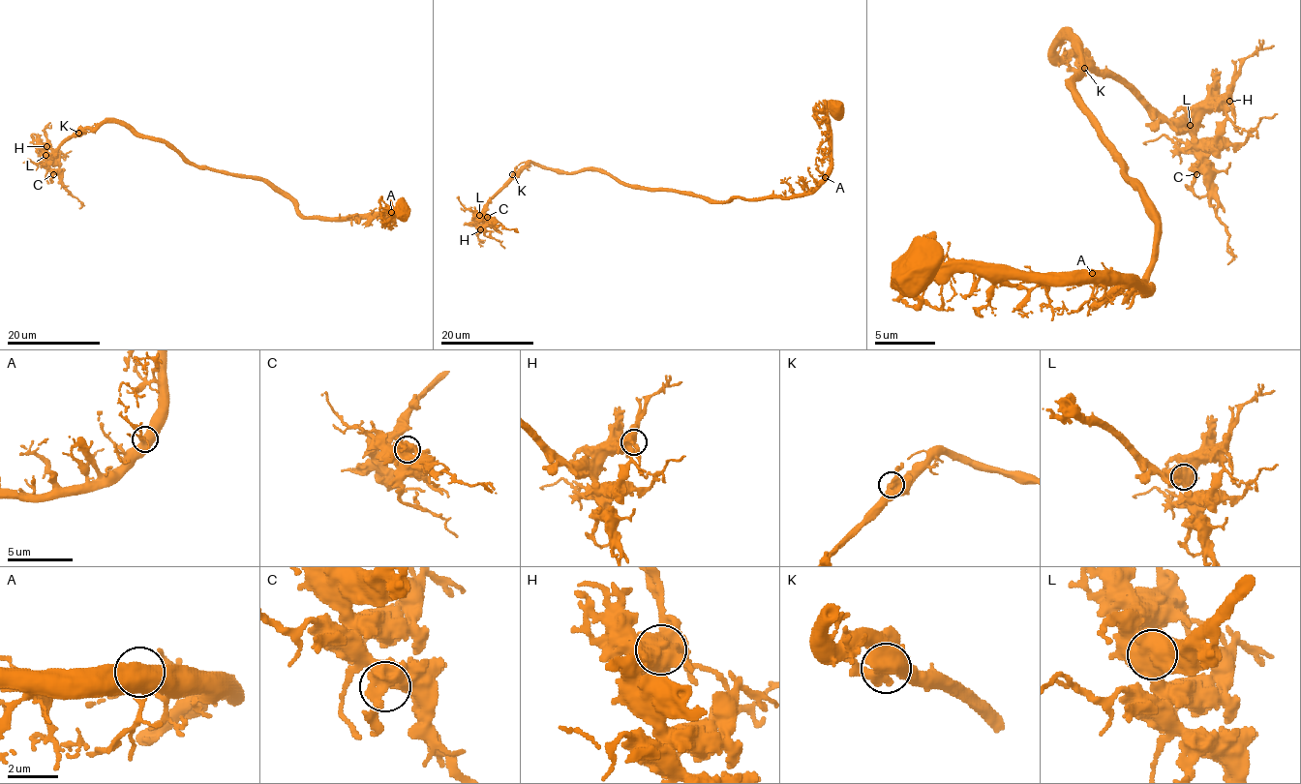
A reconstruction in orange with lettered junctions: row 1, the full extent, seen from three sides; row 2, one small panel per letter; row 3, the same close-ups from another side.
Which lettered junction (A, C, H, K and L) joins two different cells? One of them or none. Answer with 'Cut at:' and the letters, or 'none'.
Cut at: A

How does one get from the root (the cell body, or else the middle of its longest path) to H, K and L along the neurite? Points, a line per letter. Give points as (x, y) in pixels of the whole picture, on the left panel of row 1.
H: (401, 210), (306, 218), (262, 181), (199, 169), (164, 142), (116, 123), (86, 126), (52, 153), (46, 146)
K: (401, 210), (306, 218), (262, 181), (199, 169), (164, 142), (137, 136), (120, 124), (100, 123), (78, 133)
L: (401, 210), (306, 218), (262, 181), (199, 169), (164, 142), (137, 136), (116, 123), (86, 126), (45, 155)

